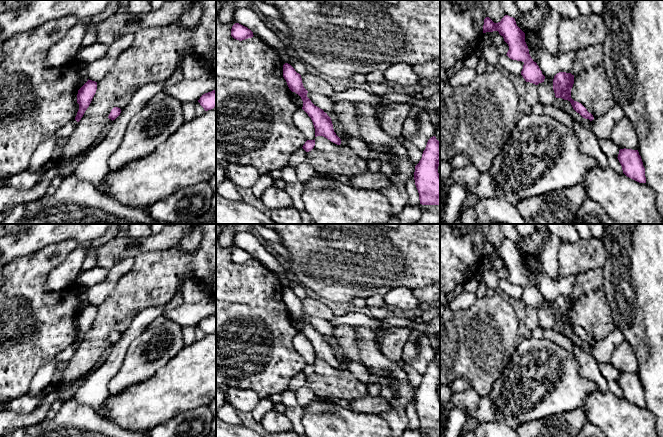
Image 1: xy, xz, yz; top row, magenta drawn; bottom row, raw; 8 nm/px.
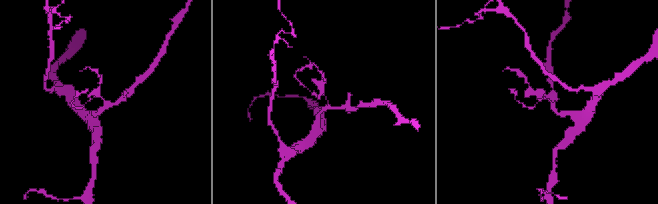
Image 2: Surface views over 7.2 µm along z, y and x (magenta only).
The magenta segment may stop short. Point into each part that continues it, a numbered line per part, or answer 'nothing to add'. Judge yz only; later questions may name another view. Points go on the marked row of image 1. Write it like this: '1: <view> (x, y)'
nothing to add

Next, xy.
nothing to add

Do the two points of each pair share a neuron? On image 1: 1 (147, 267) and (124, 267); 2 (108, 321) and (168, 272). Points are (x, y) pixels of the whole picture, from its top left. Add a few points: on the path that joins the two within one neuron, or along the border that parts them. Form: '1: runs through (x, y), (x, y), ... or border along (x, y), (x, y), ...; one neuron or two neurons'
1: border along (134, 258), (133, 265), (116, 285); two neurons
2: runs through (123, 306), (153, 279); one neuron

